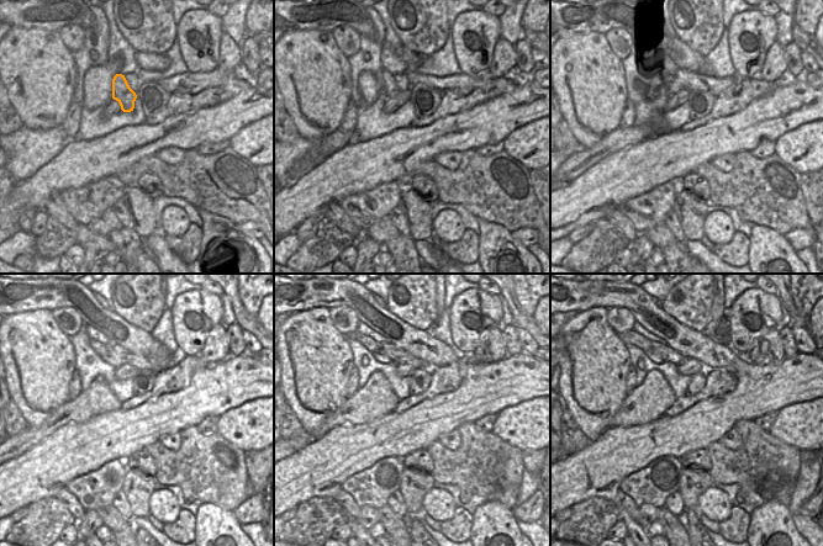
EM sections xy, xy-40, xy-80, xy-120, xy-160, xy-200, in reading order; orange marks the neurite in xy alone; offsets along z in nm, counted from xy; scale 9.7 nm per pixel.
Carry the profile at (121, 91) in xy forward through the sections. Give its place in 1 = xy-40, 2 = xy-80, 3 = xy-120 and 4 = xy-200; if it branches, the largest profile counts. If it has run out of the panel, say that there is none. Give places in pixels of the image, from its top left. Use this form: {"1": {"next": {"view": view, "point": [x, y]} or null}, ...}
{"1": {"next": {"view": "xy-40", "point": [389, 81]}}, "2": {"next": {"view": "xy-80", "point": [658, 74]}}, "3": {"next": {"view": "xy-120", "point": [100, 348]}}, "4": {"next": {"view": "xy-200", "point": [629, 337]}}}

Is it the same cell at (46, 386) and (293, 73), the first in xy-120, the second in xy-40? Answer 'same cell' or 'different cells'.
same cell

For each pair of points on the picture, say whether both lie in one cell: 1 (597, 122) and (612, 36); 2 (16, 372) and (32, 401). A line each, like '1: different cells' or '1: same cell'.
1: different cells
2: same cell

